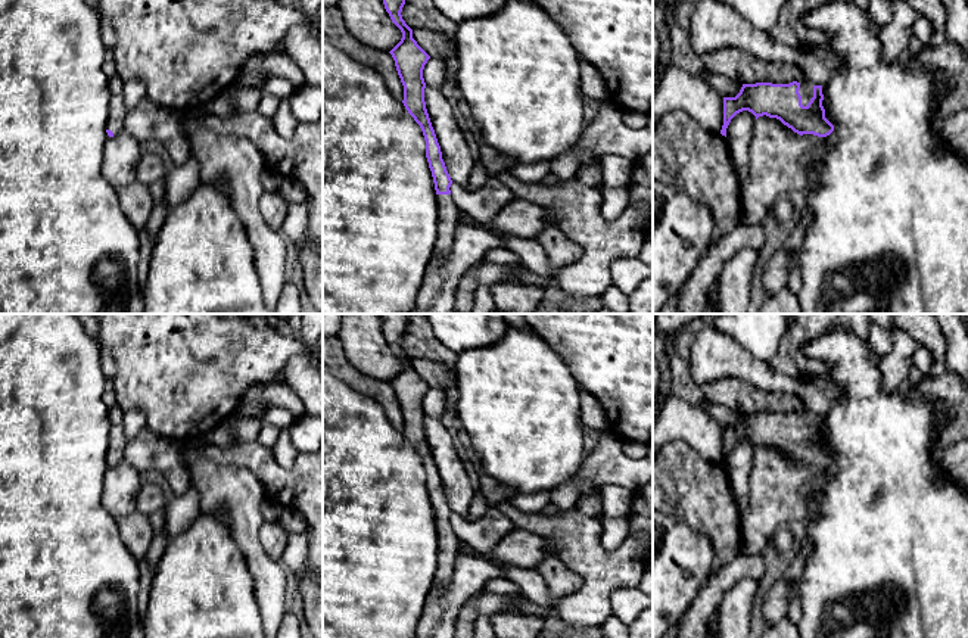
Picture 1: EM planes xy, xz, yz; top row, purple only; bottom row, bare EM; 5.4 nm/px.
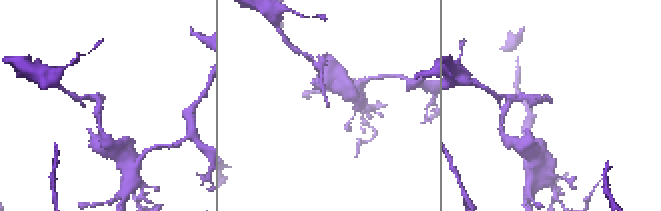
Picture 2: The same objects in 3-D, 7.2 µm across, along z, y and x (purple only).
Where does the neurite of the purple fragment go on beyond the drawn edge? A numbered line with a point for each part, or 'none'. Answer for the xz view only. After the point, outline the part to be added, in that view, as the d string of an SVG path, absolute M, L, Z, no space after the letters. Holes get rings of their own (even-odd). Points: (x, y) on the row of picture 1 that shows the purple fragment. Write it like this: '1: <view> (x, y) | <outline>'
1: xz (448, 212) | M436 194L439 231L432 261L445 259L454 245L460 209L451 194Z

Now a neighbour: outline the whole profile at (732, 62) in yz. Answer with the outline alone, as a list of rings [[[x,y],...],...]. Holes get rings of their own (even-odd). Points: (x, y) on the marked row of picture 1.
[[[737,47],[716,49],[701,59],[709,72],[738,80],[743,84],[790,84],[794,81],[790,63],[768,62]]]

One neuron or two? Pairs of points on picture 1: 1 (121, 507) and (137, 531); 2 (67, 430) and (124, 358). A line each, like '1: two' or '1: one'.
1: two
2: two

